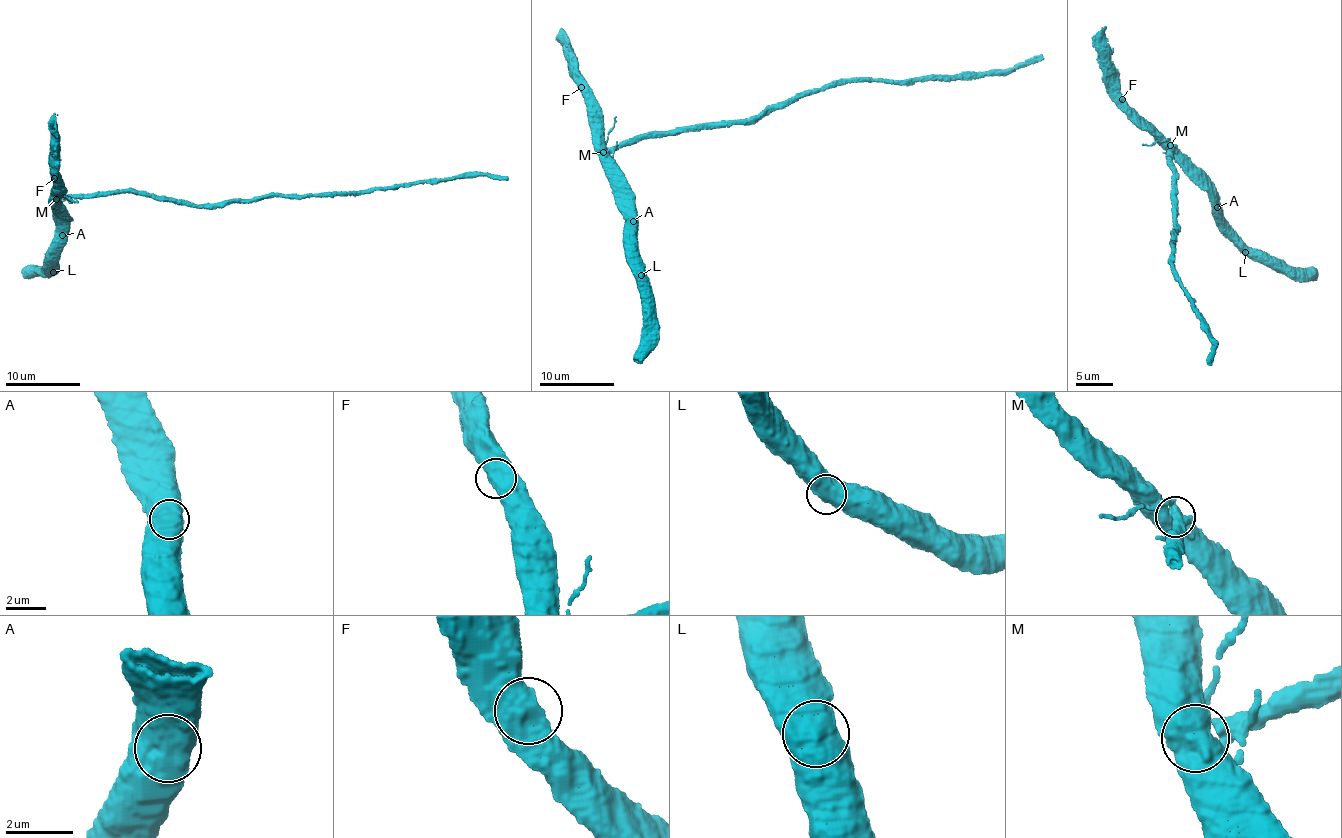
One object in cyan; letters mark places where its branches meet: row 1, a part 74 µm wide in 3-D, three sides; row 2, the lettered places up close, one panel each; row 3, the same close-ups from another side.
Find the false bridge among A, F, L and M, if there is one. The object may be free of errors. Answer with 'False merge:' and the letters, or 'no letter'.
False merge: M

